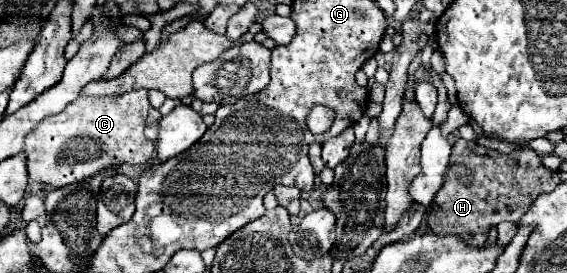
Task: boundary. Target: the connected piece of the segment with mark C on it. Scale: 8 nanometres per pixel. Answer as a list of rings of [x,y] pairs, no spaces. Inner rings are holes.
[[[144,89],[106,97],[80,95],[62,113],[38,123],[38,127],[26,137],[24,151],[28,155],[30,179],[64,187],[122,163],[150,167],[156,145],[144,137],[148,107],[148,93]]]

